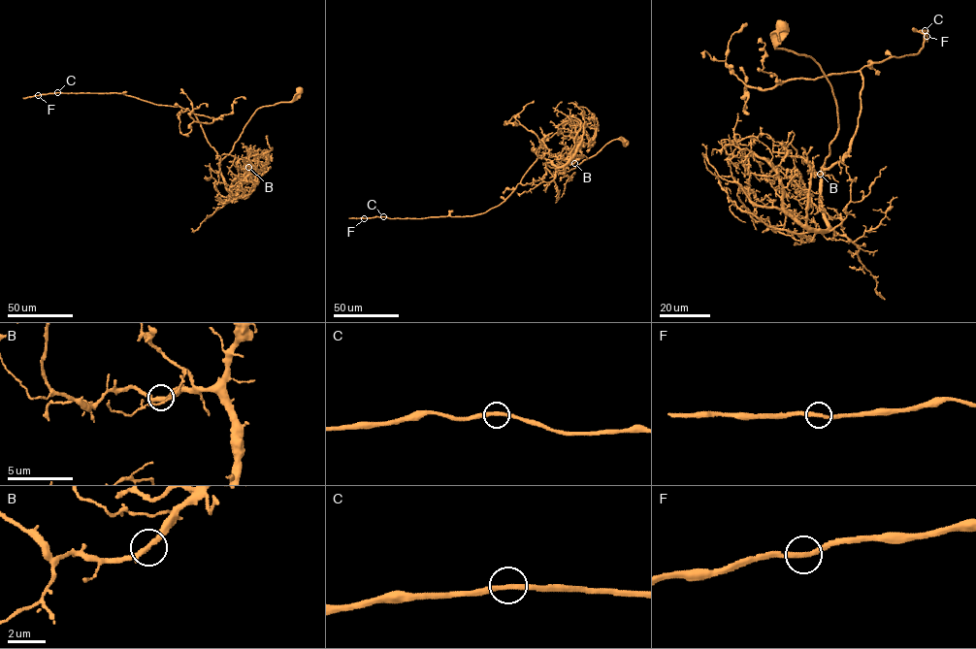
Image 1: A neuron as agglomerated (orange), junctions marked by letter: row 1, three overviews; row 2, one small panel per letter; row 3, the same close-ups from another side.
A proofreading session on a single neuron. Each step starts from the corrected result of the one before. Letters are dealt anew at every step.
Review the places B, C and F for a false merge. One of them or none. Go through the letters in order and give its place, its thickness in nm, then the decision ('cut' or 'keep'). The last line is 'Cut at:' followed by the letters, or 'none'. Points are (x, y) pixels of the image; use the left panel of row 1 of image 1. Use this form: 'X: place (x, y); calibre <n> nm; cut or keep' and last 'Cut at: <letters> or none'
B: place (248, 167); calibre 280 nm; keep
C: place (57, 92); calibre 280 nm; keep
F: place (38, 95); calibre 280 nm; keep
Cut at: none

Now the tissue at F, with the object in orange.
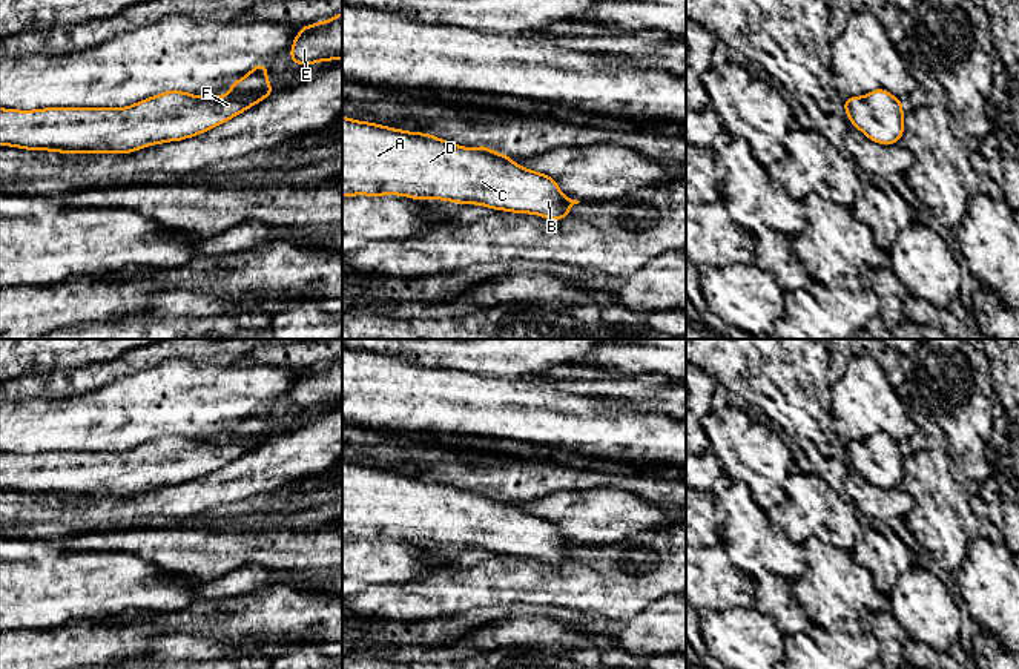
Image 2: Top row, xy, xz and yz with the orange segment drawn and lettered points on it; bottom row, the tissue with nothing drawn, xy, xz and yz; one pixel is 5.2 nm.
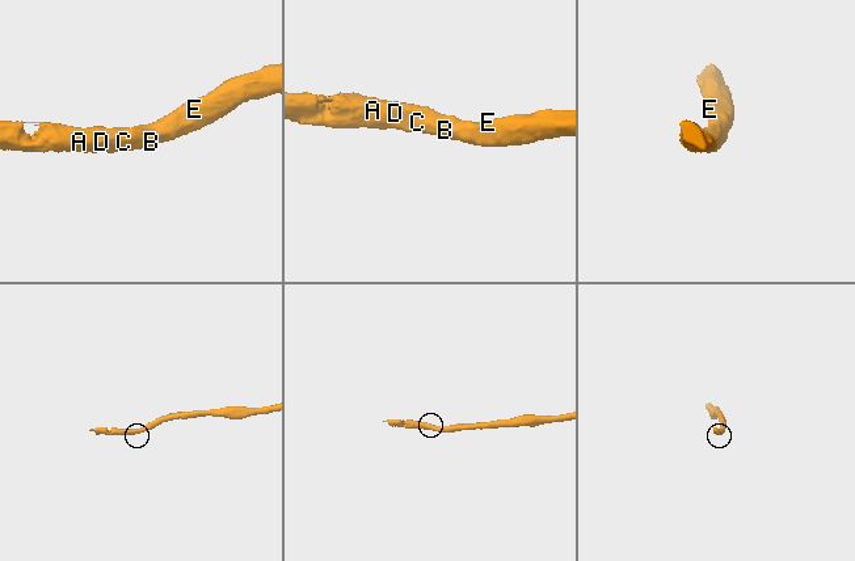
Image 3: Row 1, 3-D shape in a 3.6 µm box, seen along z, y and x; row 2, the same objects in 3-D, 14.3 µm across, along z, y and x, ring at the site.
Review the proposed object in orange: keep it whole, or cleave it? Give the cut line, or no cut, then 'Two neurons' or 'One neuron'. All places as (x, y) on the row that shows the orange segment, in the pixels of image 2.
No split. One neuron

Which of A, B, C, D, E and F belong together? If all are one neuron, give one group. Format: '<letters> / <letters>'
A B C D E F

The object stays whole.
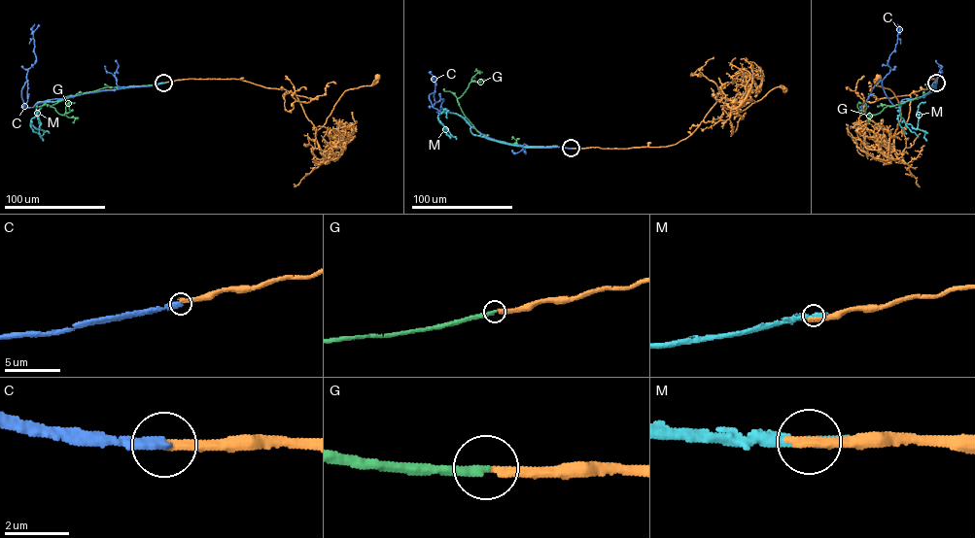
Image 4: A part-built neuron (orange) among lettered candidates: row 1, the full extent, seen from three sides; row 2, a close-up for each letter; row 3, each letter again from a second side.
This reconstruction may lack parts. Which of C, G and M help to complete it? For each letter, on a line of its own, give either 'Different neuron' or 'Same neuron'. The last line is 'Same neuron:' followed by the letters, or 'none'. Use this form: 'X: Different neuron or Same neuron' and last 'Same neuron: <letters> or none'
C: Different neuron
G: Same neuron
M: Different neuron
Same neuron: G

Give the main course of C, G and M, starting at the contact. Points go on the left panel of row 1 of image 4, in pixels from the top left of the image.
C: (163, 83), (48, 99), (25, 107), (21, 89), (36, 59), (31, 30), (34, 24)
G: (162, 83), (104, 87), (50, 106), (64, 115), (71, 111), (70, 102), (75, 102)
M: (163, 83), (70, 95), (46, 102), (31, 119), (30, 122), (37, 128), (36, 106), (44, 102)

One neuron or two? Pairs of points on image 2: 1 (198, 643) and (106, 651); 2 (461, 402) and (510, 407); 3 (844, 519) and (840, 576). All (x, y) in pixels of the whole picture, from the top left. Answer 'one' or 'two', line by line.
1: two
2: one
3: two

